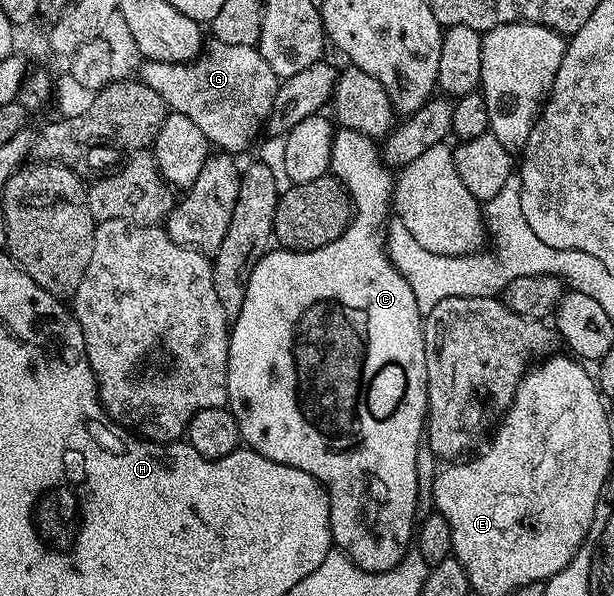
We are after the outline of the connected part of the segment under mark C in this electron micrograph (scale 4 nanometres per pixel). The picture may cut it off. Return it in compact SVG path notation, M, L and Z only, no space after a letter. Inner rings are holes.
M338 127L333 134L333 145L331 146L331 158L329 159L329 167L332 175L336 176L342 184L345 185L346 192L349 193L351 201L352 216L347 226L347 230L339 238L335 238L335 242L331 242L322 248L316 248L310 252L290 252L288 250L270 250L265 253L265 256L253 268L251 278L247 282L247 294L243 298L243 310L239 310L239 318L232 321L231 331L229 333L229 361L227 362L227 394L229 395L228 410L233 413L235 422L238 423L240 439L244 441L253 451L263 454L263 458L271 458L271 462L279 462L287 466L295 466L295 470L303 470L307 474L311 474L317 479L322 488L329 494L329 529L333 532L333 544L346 556L350 556L364 572L390 572L391 569L397 567L397 563L405 556L405 553L410 551L411 545L415 540L415 525L418 523L417 515L417 495L419 494L419 478L417 470L419 461L417 455L420 454L421 448L423 452L423 433L425 430L425 417L429 410L427 402L427 358L425 357L425 330L423 327L423 313L419 310L419 306L415 302L415 294L411 294L411 286L407 286L407 278L403 278L403 274L399 274L396 266L389 261L389 254L385 250L385 229L391 219L391 205L393 202L393 186L395 183L394 177L391 175L390 169L385 167L384 160L381 159L381 153L374 137L364 136L350 128Z

